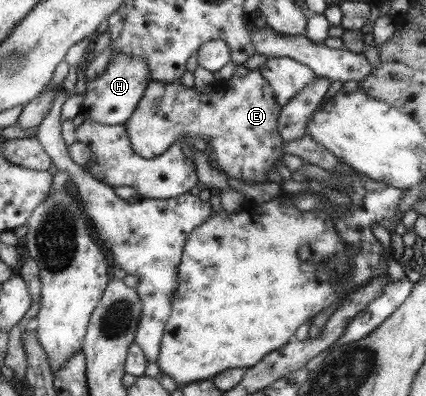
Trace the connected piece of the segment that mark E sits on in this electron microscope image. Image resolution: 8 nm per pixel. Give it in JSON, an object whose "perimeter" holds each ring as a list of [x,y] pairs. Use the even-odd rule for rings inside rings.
{"perimeter":[[[235,64],[234,72],[228,80],[215,83],[210,90],[202,93],[196,91],[194,87],[183,86],[180,79],[172,83],[158,83],[150,80],[124,124],[130,147],[136,155],[152,159],[164,153],[175,141],[180,143],[181,136],[188,135],[202,150],[209,152],[210,157],[216,161],[218,169],[226,177],[233,177],[239,181],[248,179],[254,183],[264,182],[268,171],[271,169],[276,171],[276,163],[281,163],[278,158],[283,155],[282,138],[277,131],[277,117],[281,108],[278,107],[272,95],[274,92],[260,72],[256,68],[249,69],[242,64]]]}

